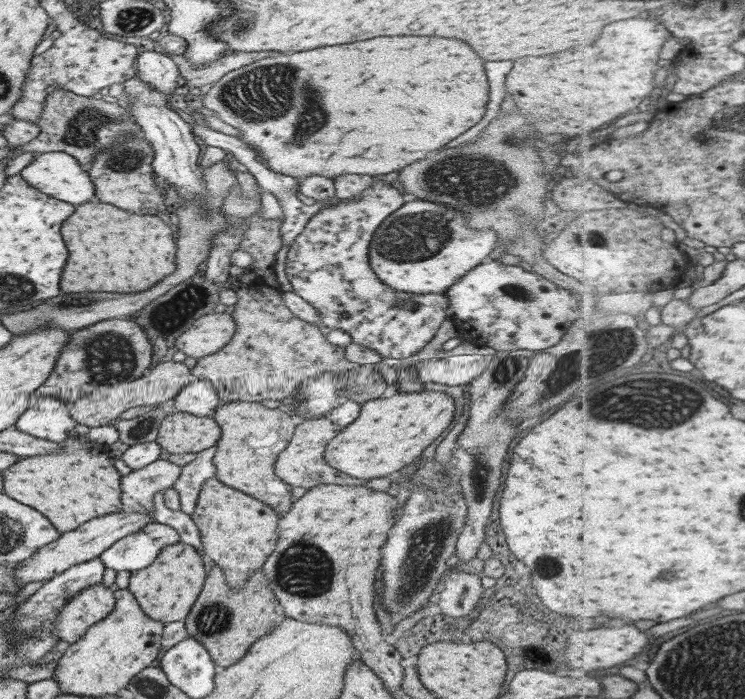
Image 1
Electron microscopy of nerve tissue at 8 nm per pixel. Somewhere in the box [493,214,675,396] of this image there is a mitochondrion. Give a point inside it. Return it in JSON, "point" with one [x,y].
{"point":[517,292]}

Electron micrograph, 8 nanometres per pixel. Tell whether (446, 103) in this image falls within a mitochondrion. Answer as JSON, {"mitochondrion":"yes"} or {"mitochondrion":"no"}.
{"mitochondrion":"no"}

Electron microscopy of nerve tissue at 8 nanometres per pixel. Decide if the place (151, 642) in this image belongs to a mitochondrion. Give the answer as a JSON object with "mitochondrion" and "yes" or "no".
{"mitochondrion":"no"}

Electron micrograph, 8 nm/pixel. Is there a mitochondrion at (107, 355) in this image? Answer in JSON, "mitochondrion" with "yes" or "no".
{"mitochondrion":"yes"}

